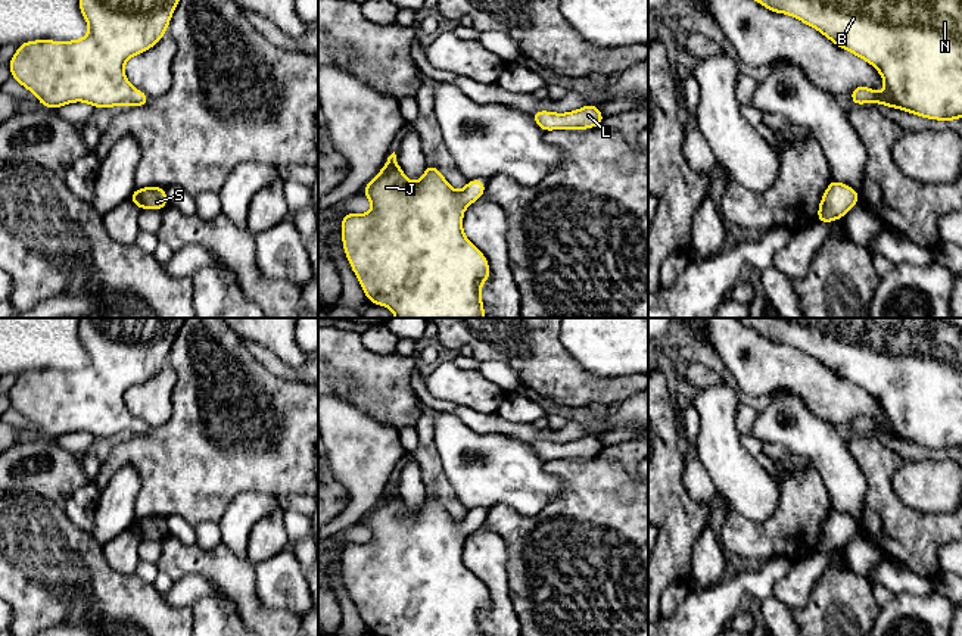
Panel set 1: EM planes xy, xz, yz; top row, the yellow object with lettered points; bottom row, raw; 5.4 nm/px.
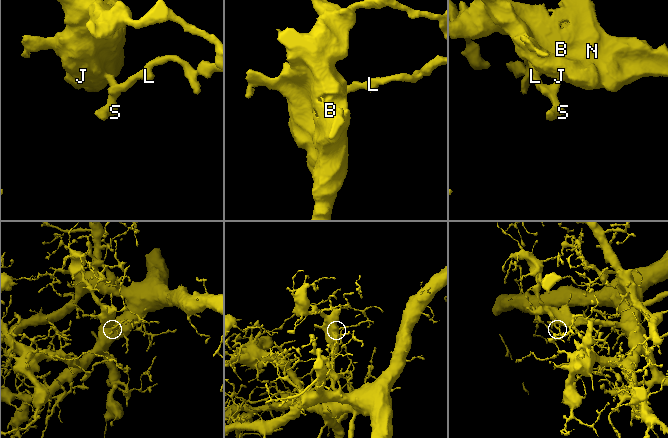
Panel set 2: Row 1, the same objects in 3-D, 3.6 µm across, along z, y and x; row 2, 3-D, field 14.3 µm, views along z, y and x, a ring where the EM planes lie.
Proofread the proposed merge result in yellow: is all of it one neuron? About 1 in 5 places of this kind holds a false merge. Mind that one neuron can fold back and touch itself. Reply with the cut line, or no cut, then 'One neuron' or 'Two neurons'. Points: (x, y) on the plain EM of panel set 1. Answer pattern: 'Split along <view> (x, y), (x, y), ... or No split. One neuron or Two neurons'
No split. One neuron

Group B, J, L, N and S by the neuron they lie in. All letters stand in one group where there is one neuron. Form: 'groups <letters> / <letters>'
groups B J L N S

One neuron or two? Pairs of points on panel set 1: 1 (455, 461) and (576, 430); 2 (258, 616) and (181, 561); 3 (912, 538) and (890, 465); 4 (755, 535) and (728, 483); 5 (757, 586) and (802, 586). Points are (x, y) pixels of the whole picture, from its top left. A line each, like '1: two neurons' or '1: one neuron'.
1: two neurons
2: one neuron
3: one neuron
4: two neurons
5: two neurons

